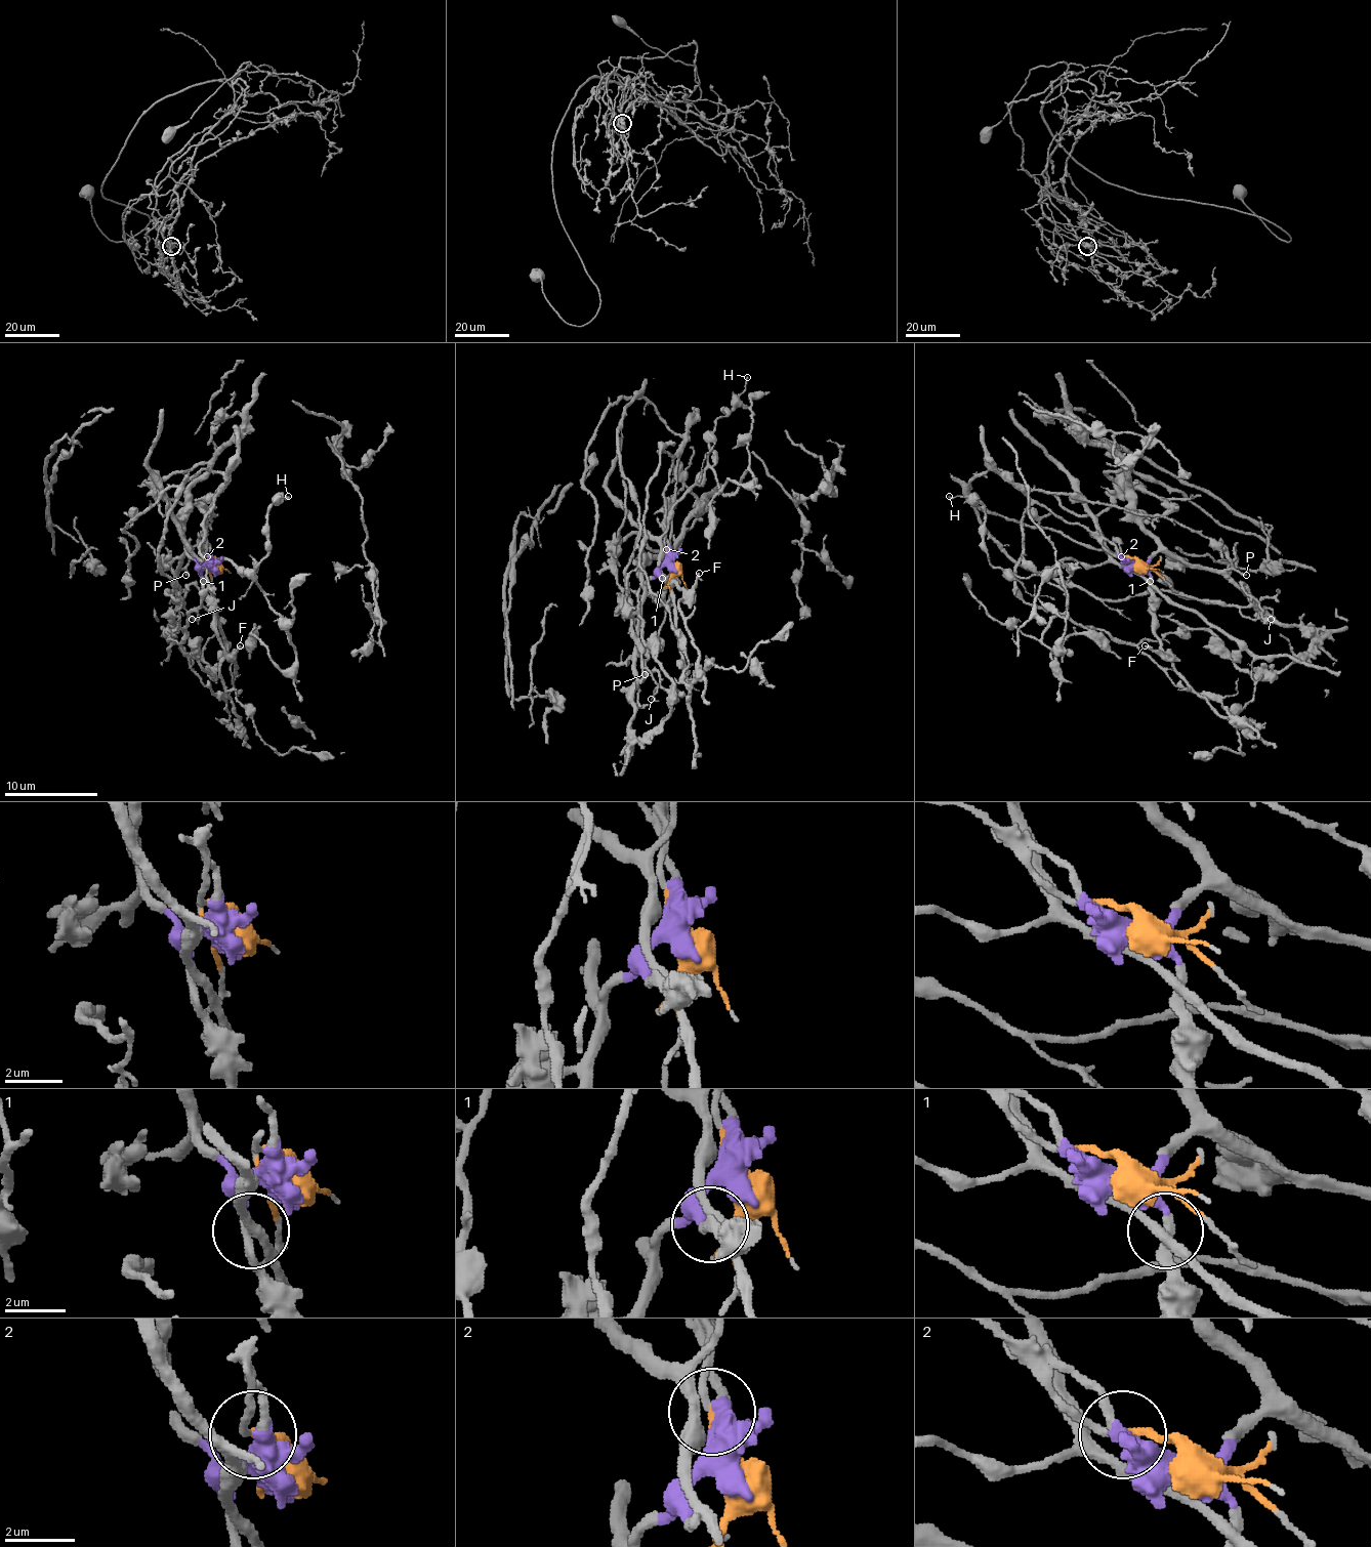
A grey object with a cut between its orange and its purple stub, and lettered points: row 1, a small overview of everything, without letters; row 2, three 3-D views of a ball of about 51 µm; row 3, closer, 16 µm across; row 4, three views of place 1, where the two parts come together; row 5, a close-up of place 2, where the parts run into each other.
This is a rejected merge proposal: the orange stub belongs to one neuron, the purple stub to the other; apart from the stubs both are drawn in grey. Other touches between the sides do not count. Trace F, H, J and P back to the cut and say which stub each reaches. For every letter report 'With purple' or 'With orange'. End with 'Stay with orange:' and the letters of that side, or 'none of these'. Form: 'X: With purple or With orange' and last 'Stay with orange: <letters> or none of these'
F: With purple
H: With orange
J: With purple
P: With purple
Stay with orange: H

